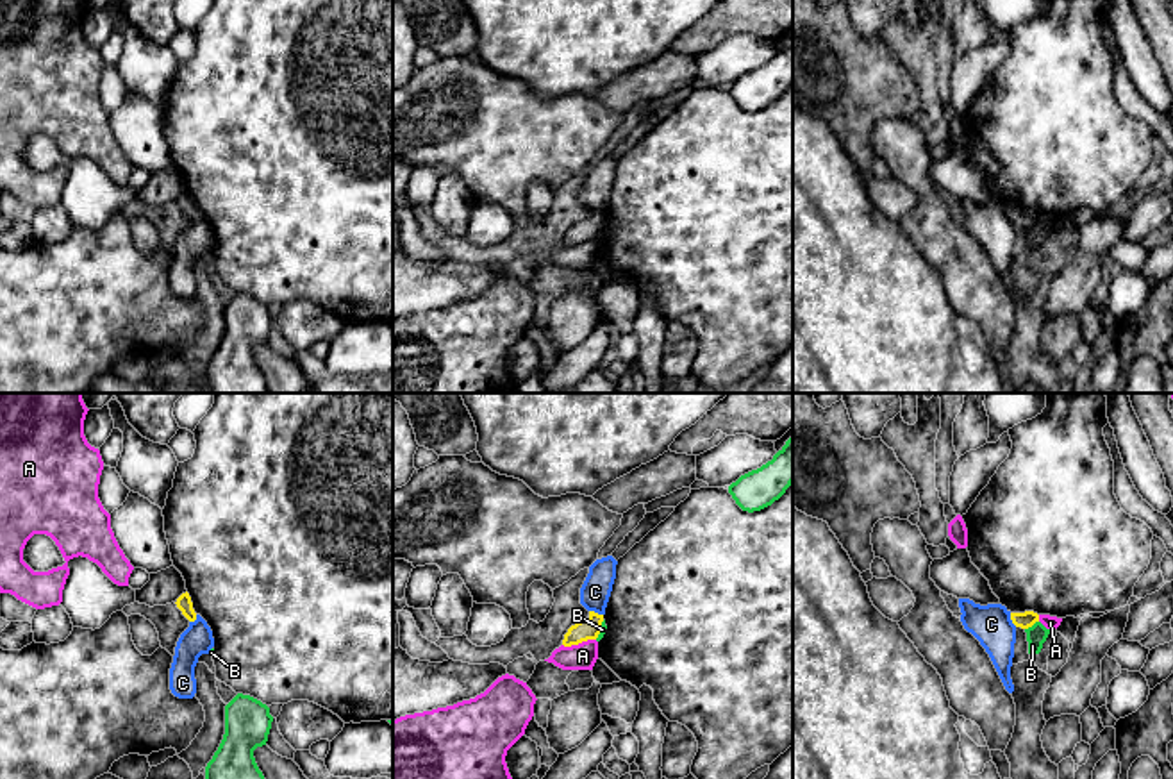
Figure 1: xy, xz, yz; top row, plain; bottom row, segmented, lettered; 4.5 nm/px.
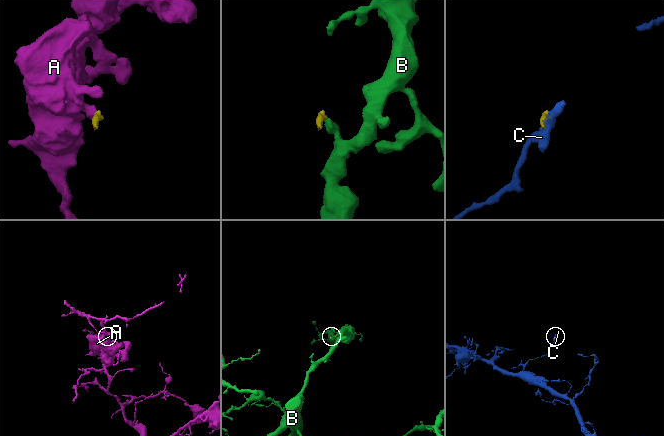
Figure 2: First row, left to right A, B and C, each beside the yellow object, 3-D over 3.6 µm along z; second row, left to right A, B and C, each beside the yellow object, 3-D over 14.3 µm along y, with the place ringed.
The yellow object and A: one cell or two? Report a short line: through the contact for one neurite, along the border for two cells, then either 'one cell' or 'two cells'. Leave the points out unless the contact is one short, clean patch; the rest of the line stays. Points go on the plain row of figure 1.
line xz (595, 238), (563, 245); two cells

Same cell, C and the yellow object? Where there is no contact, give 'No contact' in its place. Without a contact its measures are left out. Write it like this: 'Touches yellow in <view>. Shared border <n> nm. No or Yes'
Touches yellow in xz. Shared border 70 nm. No

